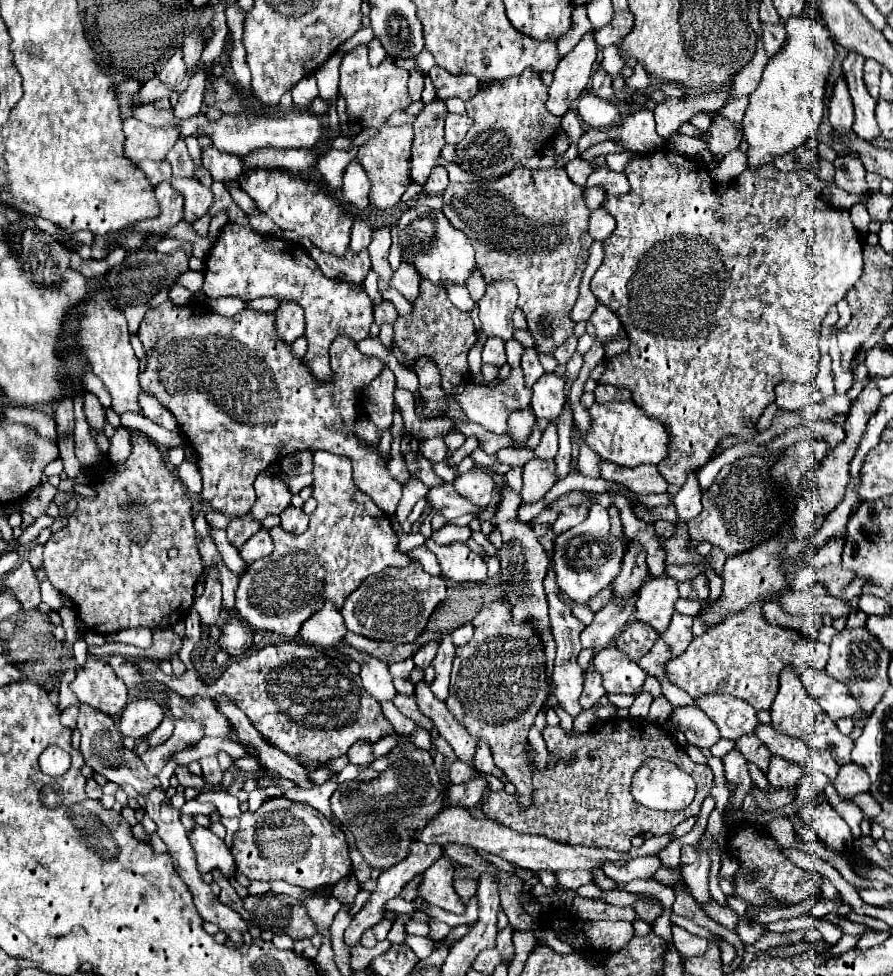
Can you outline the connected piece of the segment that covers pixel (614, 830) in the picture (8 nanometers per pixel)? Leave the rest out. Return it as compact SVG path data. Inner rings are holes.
M615 717L606 720L598 730L590 730L583 735L563 731L561 726L546 726L542 735L549 751L559 753L559 765L555 769L541 771L541 779L533 779L533 803L525 809L521 807L517 795L509 795L505 791L491 791L489 797L483 801L483 811L487 817L519 833L543 835L567 845L609 847L613 851L629 851L631 839L635 835L643 835L647 831L651 831L653 835L663 835L667 831L673 831L683 819L697 815L713 783L713 773L709 765L693 763L685 749L673 743L671 735L657 723L651 723L649 719ZM569 755L575 757L575 763L565 767ZM647 757L661 757L665 761L673 761L695 779L697 795L687 809L663 813L635 803L635 799L629 793L631 775Z

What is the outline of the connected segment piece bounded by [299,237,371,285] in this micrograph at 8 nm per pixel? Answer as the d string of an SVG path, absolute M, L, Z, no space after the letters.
M307 237L299 239L299 243L305 247L305 251L311 255L311 259L315 259L315 263L329 279L341 279L351 285L363 285L367 273L371 271L367 251L361 251L361 253L347 251L345 257L335 257L319 251Z

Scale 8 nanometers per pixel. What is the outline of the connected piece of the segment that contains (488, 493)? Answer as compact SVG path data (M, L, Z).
M471 469L471 471L463 473L463 475L459 475L453 481L453 487L461 497L471 501L473 505L487 507L489 501L491 501L495 483L493 483L493 479L491 479L491 475L487 471Z

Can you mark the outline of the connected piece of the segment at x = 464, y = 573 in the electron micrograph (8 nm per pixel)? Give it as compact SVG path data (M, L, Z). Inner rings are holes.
M427 539L425 545L437 555L441 573L457 583L467 581L485 581L487 579L487 563L473 553L465 543L451 543L451 545L437 545L435 541Z

